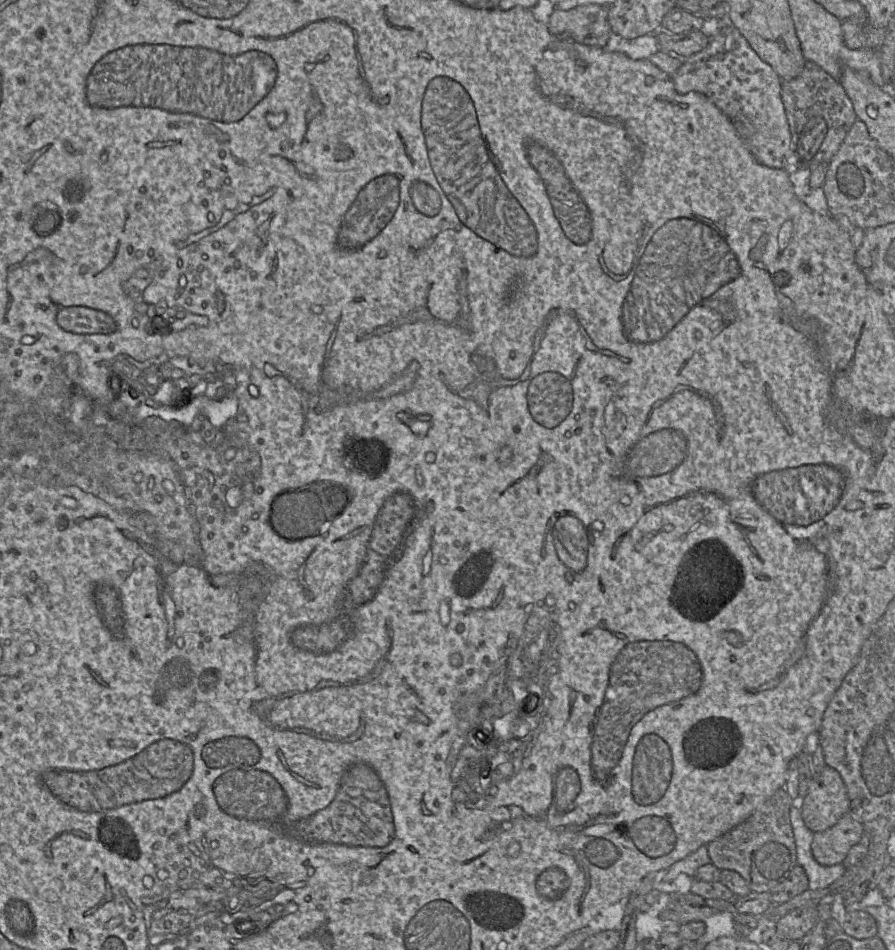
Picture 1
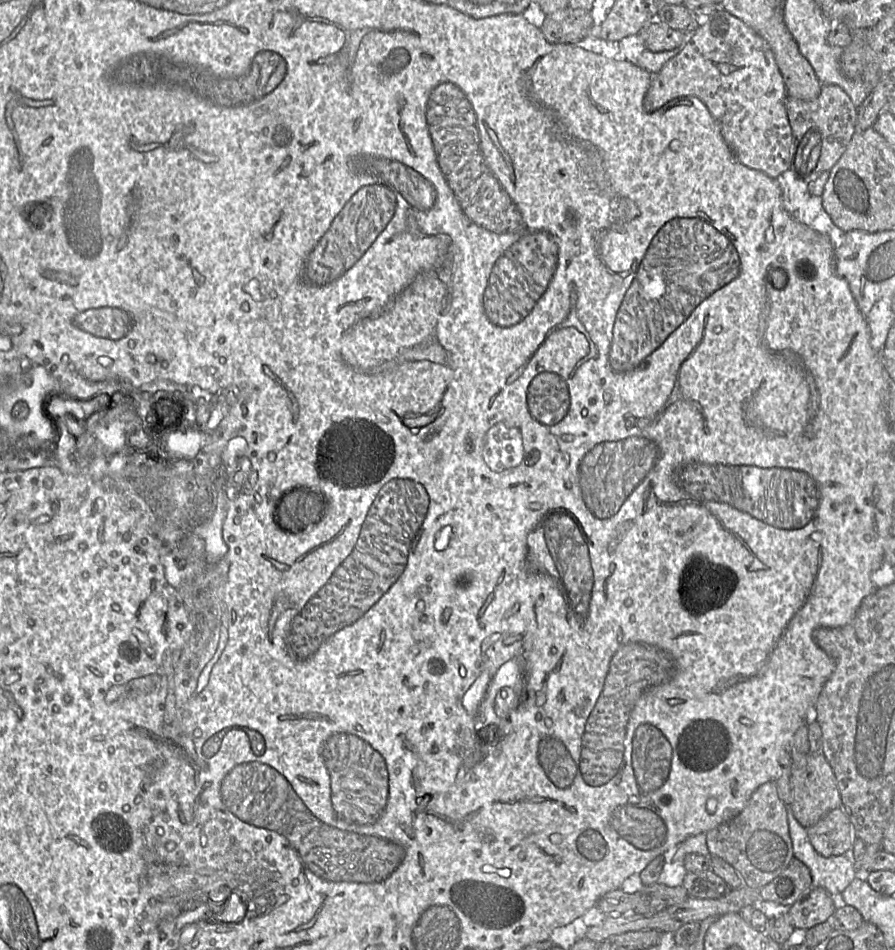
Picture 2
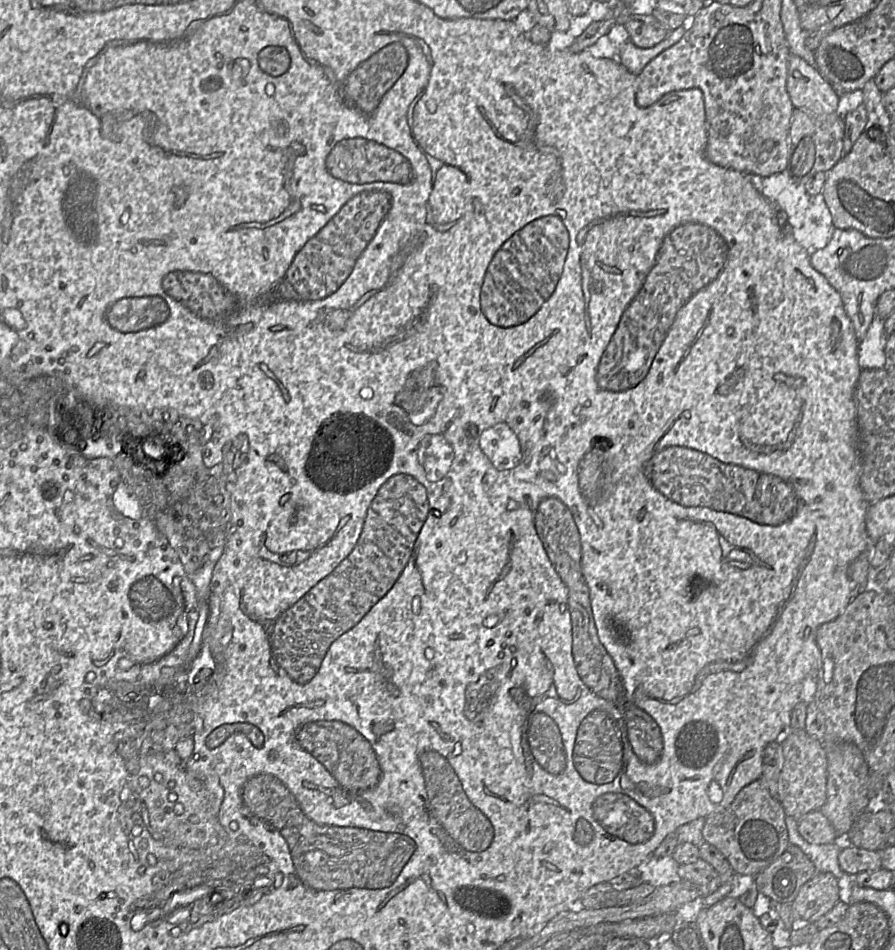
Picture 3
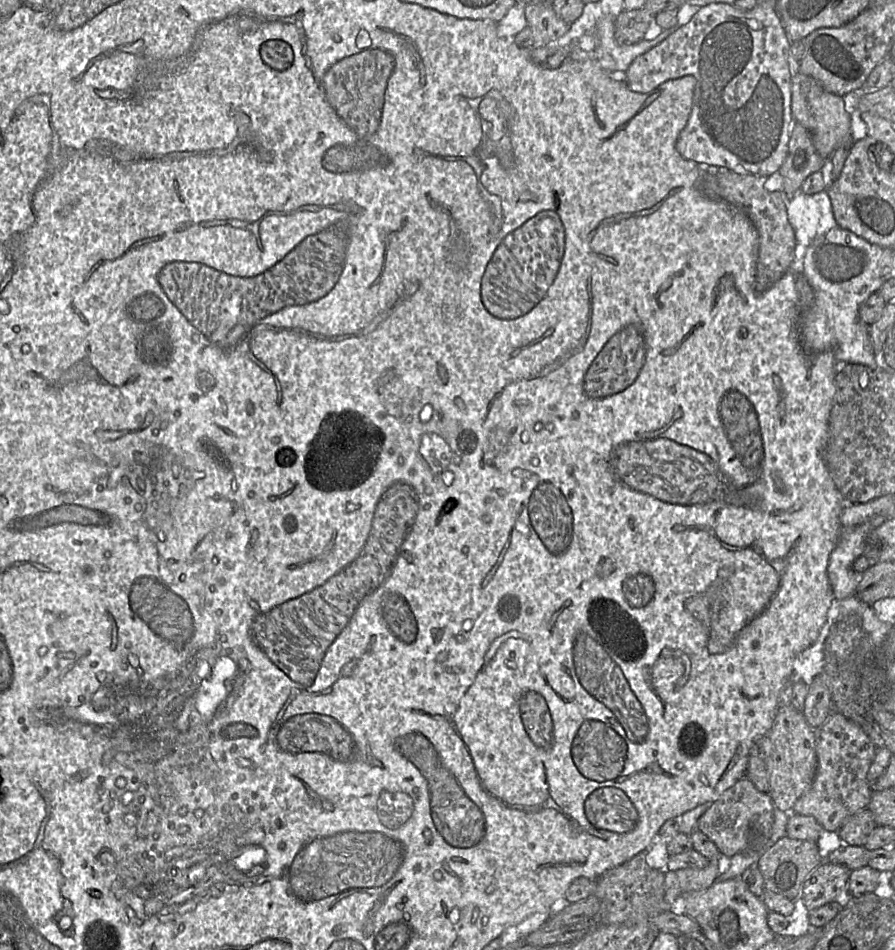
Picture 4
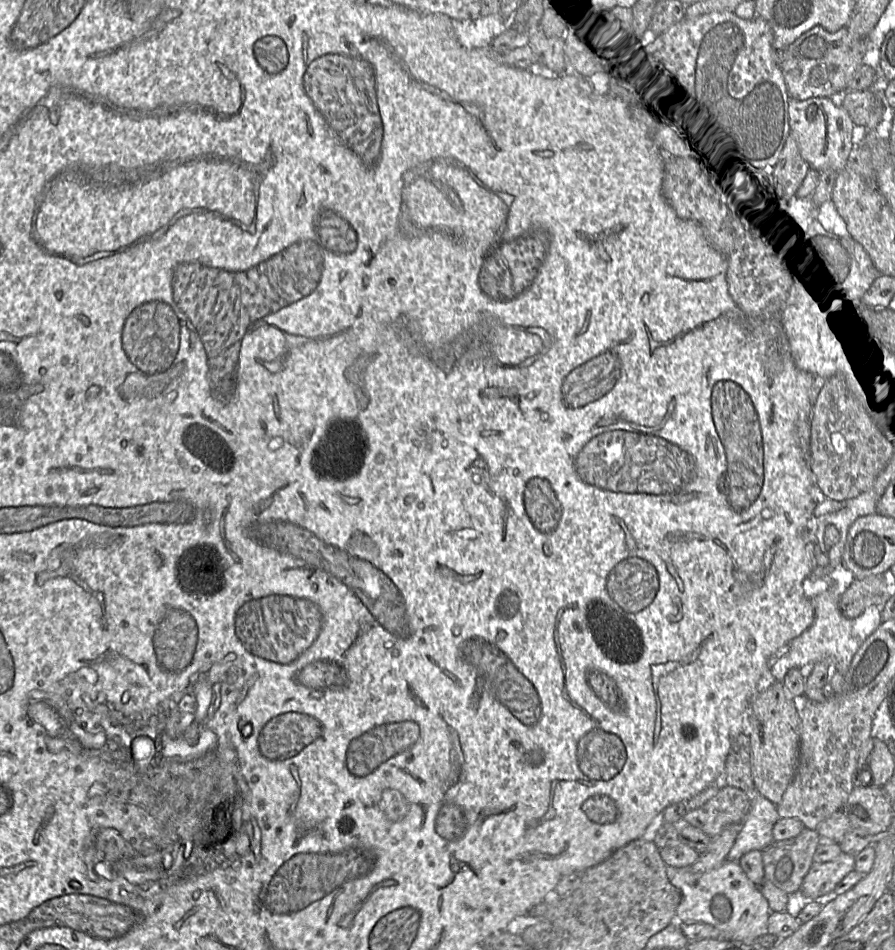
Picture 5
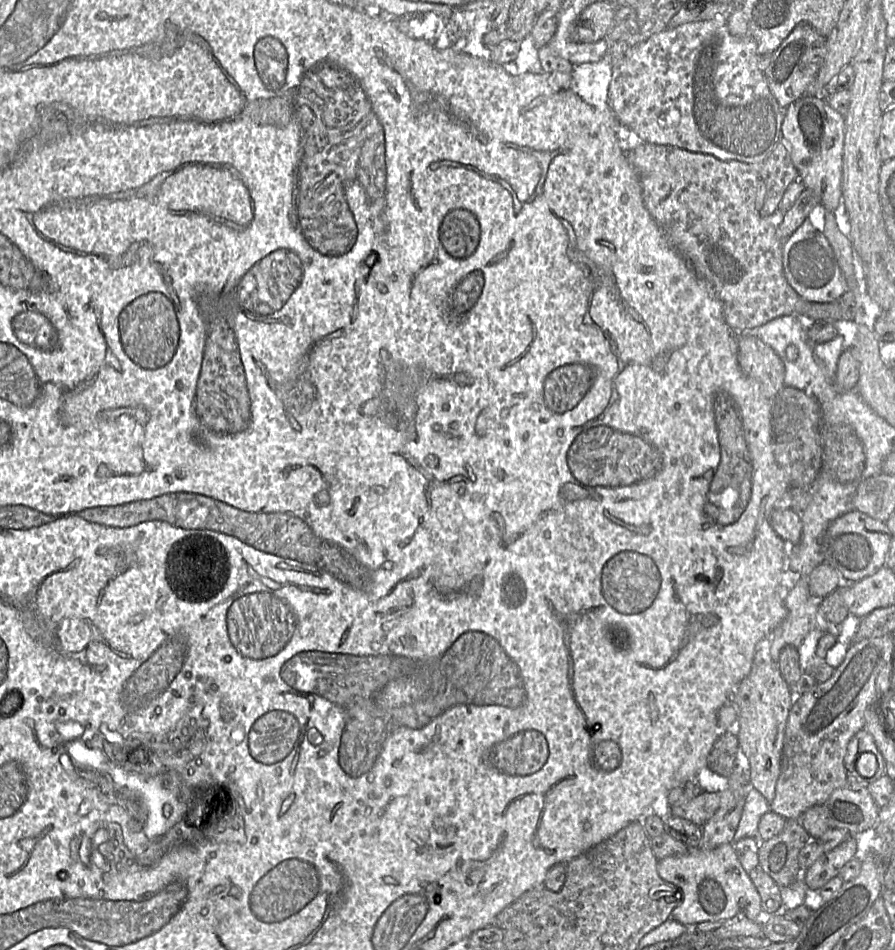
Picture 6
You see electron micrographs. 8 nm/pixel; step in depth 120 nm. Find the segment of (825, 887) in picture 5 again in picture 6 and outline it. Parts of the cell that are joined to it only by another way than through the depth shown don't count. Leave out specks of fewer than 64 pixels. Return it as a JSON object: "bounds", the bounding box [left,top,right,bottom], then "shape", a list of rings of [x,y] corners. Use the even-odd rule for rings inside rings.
{"bounds":[804,836,856,890],"shape":[[[849,836],[839,846],[825,852],[806,869],[804,883],[811,890],[822,888],[829,880],[838,876],[841,868],[854,857],[856,848],[855,837]]]}

